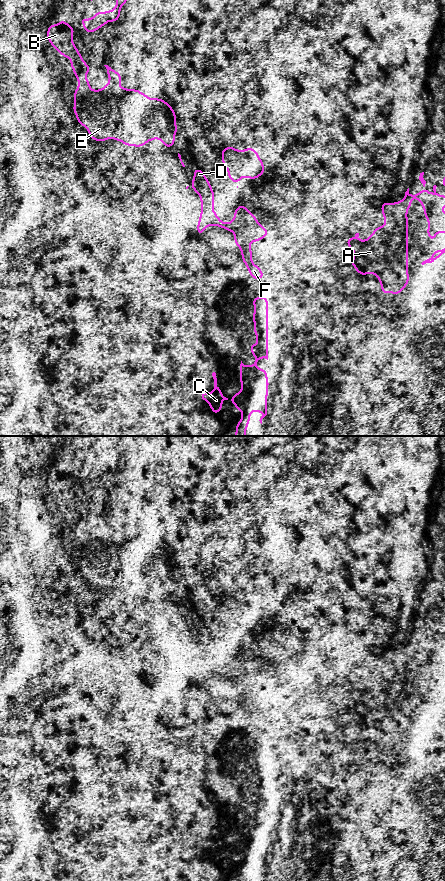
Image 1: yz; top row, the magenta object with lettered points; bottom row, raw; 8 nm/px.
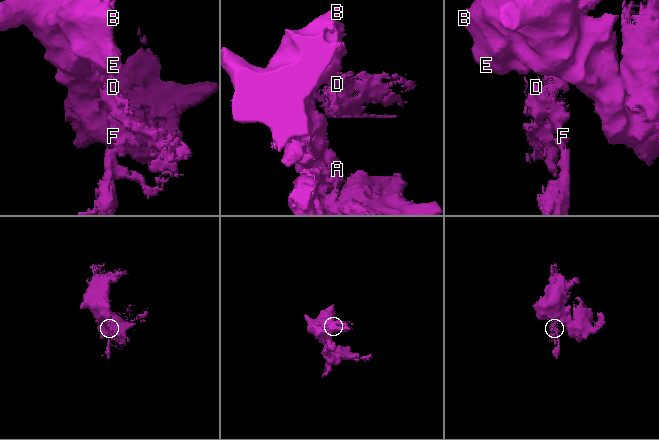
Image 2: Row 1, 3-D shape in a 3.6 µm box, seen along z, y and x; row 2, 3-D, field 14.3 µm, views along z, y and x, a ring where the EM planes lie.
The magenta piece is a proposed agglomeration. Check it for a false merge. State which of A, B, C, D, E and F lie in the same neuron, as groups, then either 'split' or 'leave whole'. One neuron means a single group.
groups A B D E F / C; split

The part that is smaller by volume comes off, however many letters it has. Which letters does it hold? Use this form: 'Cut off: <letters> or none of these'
Cut off: C

